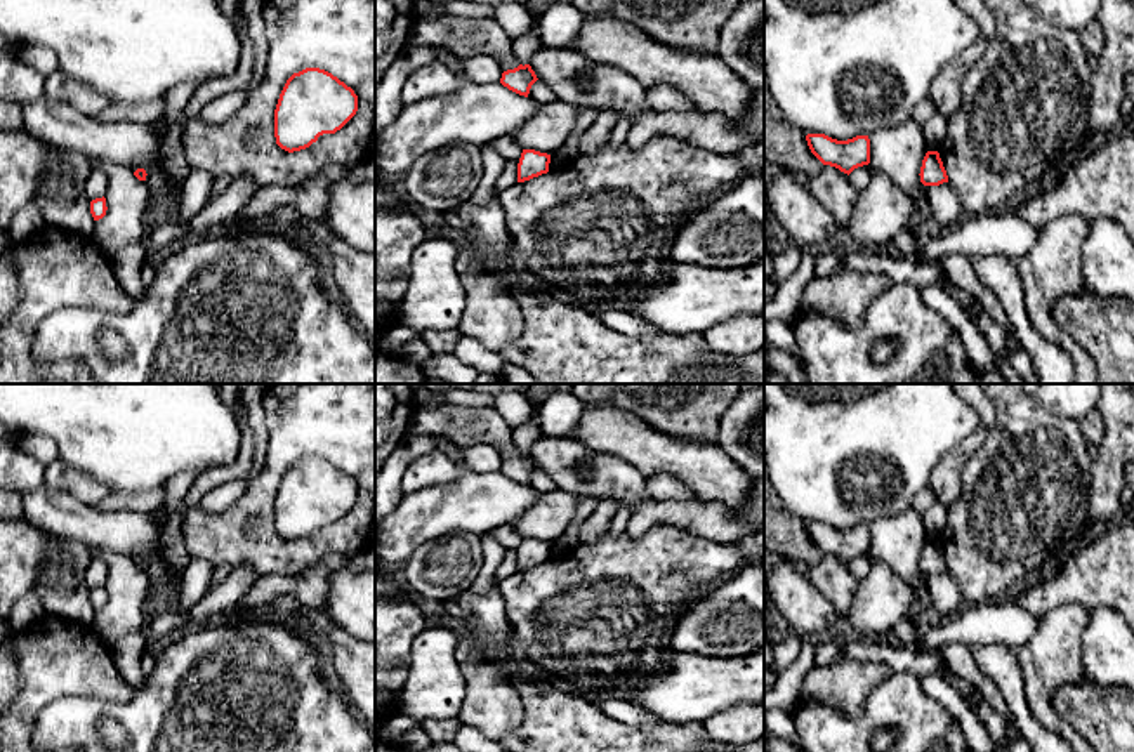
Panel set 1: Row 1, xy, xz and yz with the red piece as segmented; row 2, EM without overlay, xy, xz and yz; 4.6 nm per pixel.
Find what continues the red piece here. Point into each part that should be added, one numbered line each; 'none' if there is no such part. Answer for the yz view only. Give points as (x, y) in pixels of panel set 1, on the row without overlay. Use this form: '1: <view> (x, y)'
none

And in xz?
1: xz (462, 426)

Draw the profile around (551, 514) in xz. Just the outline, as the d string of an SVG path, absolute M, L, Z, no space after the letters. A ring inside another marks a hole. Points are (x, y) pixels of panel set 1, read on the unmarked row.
M564 490L540 493L537 502L516 518L511 526L521 538L552 544L563 537L575 518L578 495Z

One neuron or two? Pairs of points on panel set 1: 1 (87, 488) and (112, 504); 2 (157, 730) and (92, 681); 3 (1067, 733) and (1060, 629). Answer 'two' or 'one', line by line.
1: two
2: two
3: one

